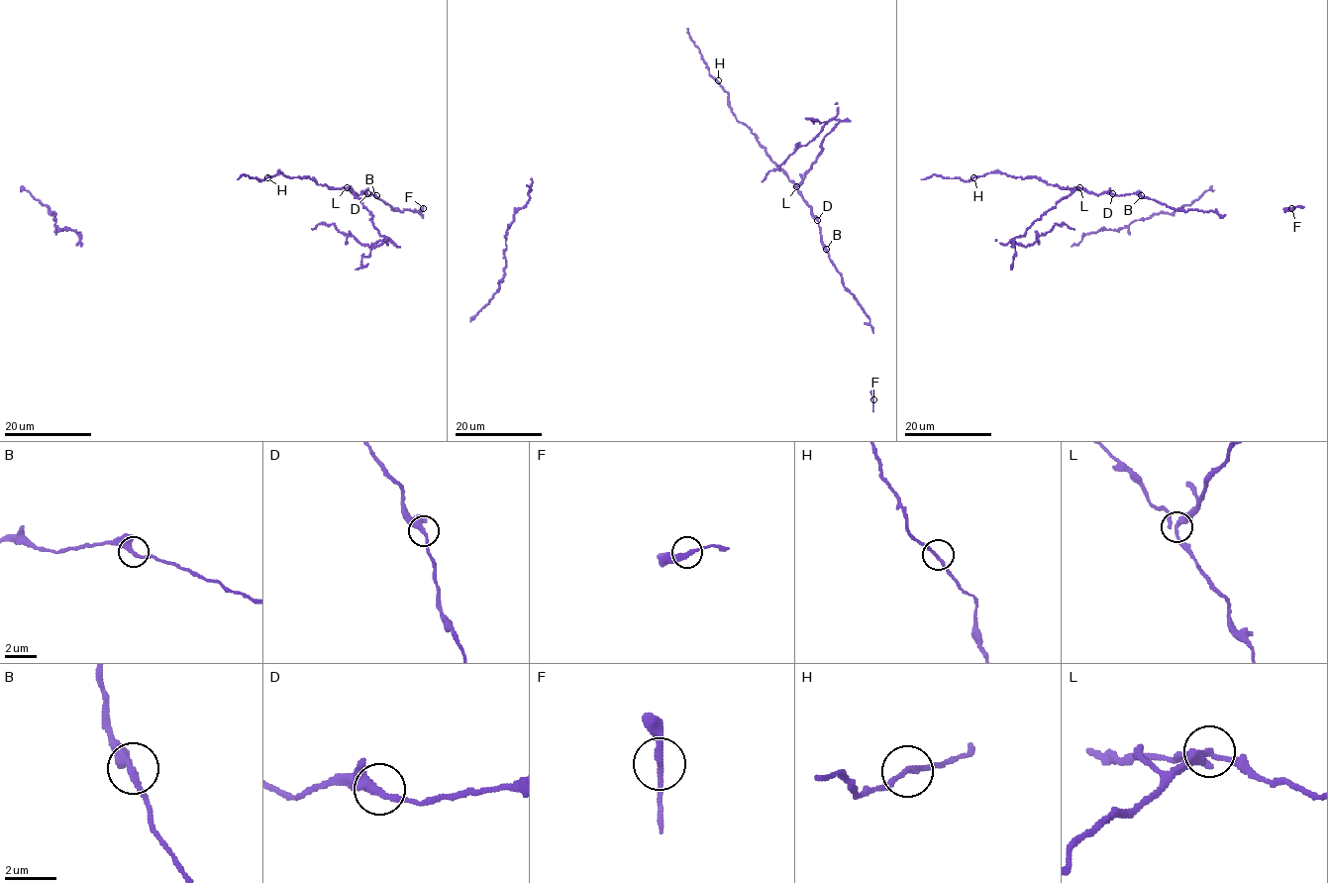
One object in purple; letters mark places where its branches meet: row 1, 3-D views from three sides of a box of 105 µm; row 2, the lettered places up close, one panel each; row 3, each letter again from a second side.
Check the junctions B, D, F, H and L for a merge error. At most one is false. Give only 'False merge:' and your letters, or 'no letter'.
False merge: L

